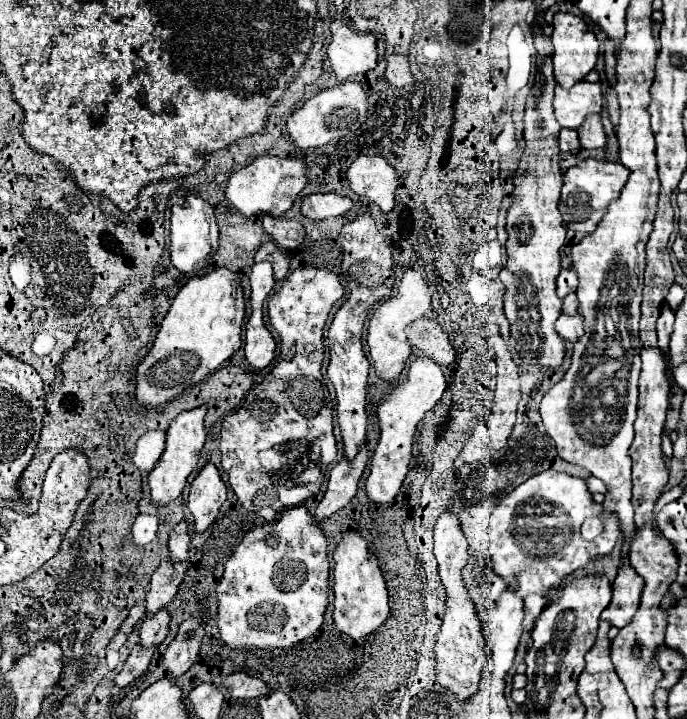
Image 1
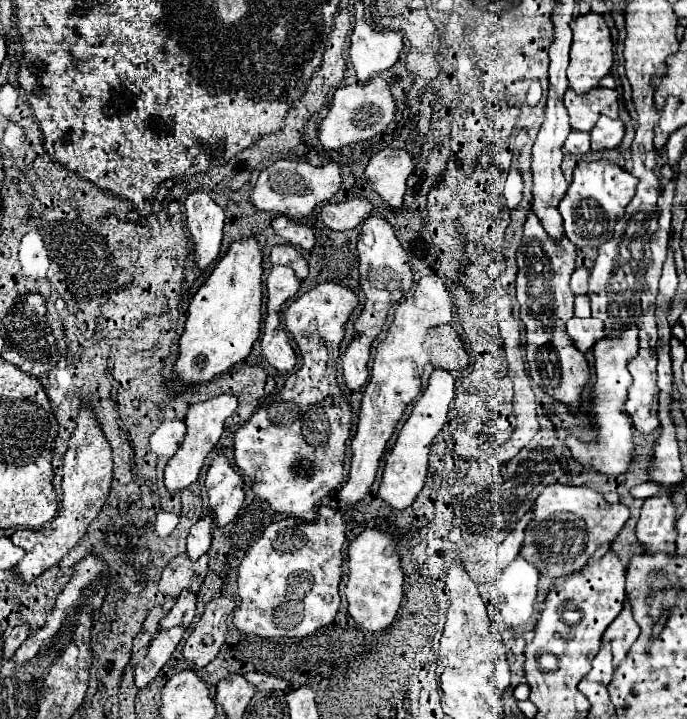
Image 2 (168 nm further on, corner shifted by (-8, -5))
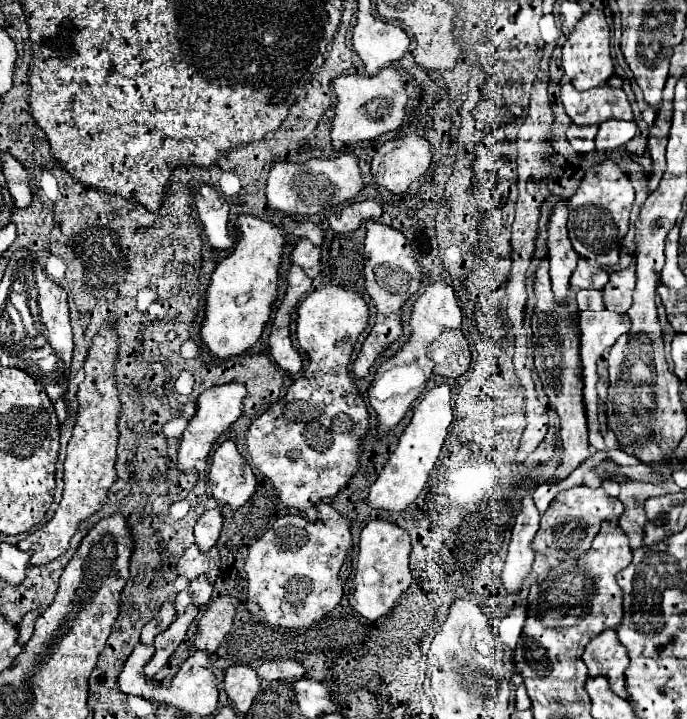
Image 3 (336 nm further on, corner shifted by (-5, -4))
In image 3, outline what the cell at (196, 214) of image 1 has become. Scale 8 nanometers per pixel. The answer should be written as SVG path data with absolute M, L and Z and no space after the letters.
M202 186L196 194L196 212L204 228L204 236L214 250L232 248L232 240L228 236L228 204L226 200L212 190L210 186Z

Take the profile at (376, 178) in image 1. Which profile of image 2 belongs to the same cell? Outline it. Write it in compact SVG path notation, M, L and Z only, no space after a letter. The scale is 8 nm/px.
M383 149L369 159L365 177L391 207L403 203L407 177L415 169L413 155L403 149Z

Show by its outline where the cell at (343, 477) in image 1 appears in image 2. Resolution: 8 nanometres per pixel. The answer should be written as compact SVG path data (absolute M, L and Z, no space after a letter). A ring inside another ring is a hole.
M437 275L423 277L417 283L413 295L407 297L397 307L395 317L393 317L393 325L389 327L385 341L381 341L377 345L373 367L371 367L371 379L365 385L357 435L351 443L351 451L353 451L351 471L349 471L349 479L347 479L345 487L339 491L339 495L345 503L361 501L369 493L369 489L375 481L379 459L387 447L387 441L391 439L391 435L395 431L395 425L399 423L405 407L413 401L413 397L417 397L421 393L423 367L429 363L429 353L423 349L423 341L425 341L427 331L431 327L451 323L451 321L453 321L451 295L447 291L445 281ZM399 327L405 327L405 329L399 329ZM399 391L401 391L403 399L399 399ZM405 395L407 395L407 399L405 399Z

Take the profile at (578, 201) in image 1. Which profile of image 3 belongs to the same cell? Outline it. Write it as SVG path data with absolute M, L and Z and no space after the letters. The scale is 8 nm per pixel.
M604 160L592 168L586 170L582 182L580 182L580 188L576 190L576 194L572 198L568 198L568 234L570 234L570 240L572 240L572 246L574 250L582 256L582 258L588 258L588 260L596 260L598 264L616 264L618 256L620 256L620 244L622 244L622 238L628 230L628 218L630 218L630 208L632 208L632 202L634 202L634 188L628 180L628 174L622 172L612 160Z

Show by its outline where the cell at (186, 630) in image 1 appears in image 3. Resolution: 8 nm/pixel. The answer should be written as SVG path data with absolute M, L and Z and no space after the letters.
M220 596L208 606L208 610L204 612L204 616L198 622L198 630L196 630L196 636L192 642L194 650L204 650L210 654L214 654L218 650L224 636L232 628L236 604L238 604L236 598Z

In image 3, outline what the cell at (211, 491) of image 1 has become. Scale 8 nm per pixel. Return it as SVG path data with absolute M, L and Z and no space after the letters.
M232 440L222 442L214 452L208 484L212 488L212 496L230 510L238 510L254 494L256 476Z

